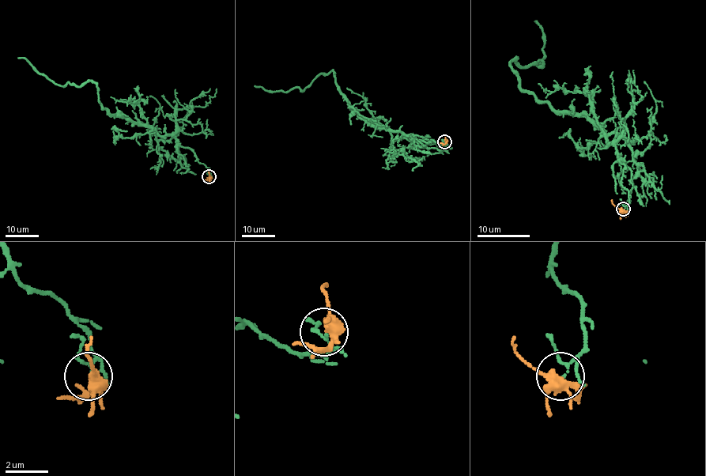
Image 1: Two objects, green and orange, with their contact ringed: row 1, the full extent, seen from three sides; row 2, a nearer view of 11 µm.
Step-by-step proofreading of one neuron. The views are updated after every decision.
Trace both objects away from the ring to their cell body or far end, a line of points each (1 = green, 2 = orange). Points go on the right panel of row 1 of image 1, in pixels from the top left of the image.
1: (624, 209), (624, 165), (600, 130), (521, 88), (511, 63), (544, 58), (535, 21)
2: (623, 209), (616, 207), (612, 199)

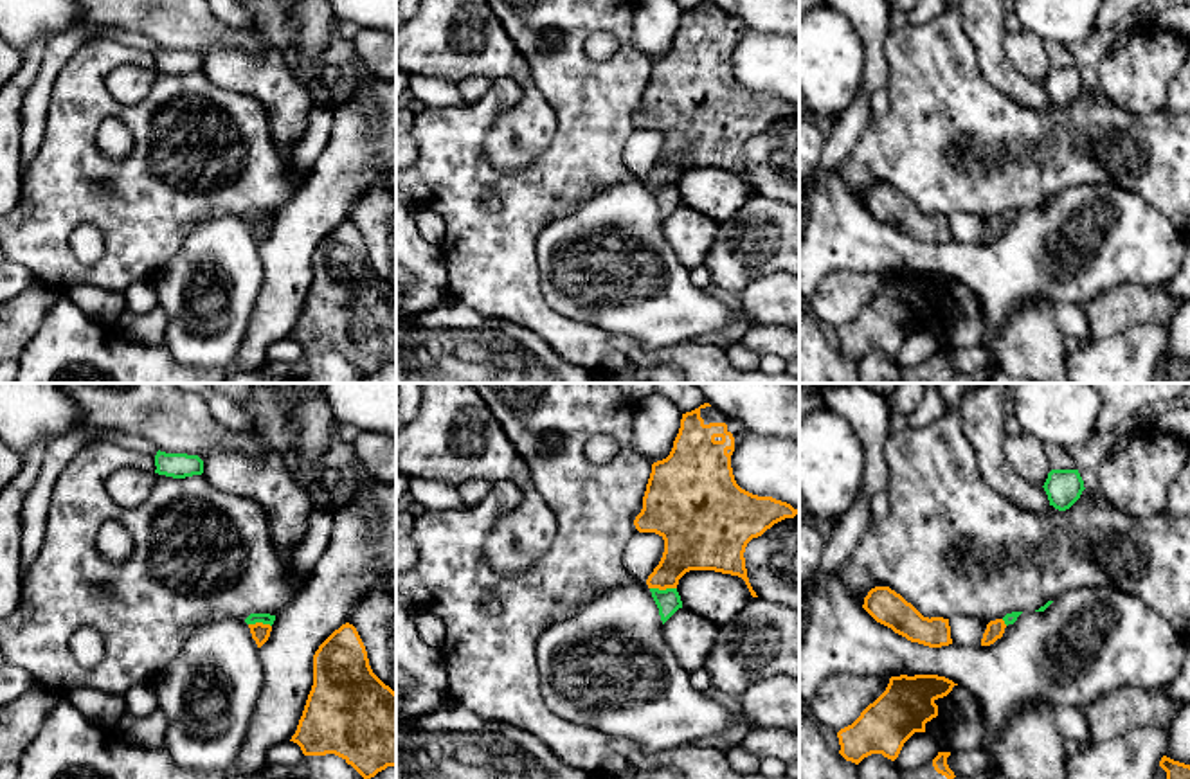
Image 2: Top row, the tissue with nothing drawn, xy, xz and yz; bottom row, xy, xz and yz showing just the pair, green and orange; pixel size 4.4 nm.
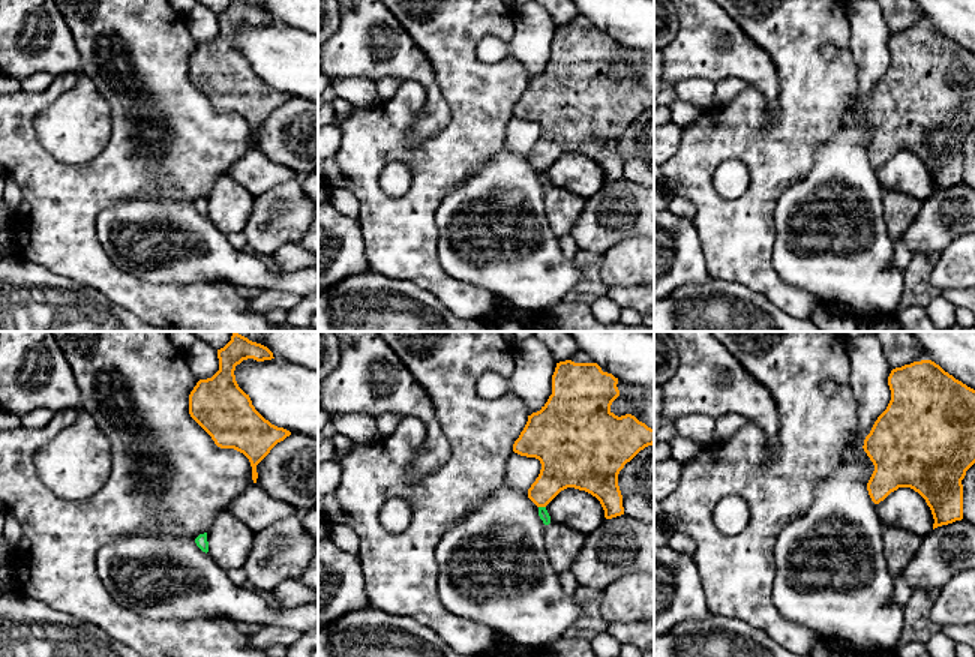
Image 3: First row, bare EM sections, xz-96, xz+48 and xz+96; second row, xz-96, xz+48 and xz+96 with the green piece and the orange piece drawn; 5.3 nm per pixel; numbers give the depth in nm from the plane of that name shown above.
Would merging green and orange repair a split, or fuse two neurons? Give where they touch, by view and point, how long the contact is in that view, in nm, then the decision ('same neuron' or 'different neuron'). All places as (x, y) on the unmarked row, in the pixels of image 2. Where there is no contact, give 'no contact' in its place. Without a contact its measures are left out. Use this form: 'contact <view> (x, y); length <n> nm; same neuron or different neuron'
contact xz (663, 188); length 120 nm; different neuron

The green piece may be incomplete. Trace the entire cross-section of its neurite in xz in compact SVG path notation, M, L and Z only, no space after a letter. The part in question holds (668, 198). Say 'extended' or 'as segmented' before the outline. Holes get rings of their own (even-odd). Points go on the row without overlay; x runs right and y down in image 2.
as segmented; M650 185L652 194L659 205L659 212L663 221L679 207L682 205L682 198L681 193L677 189L677 185L666 185L666 187L659 187L659 185Z

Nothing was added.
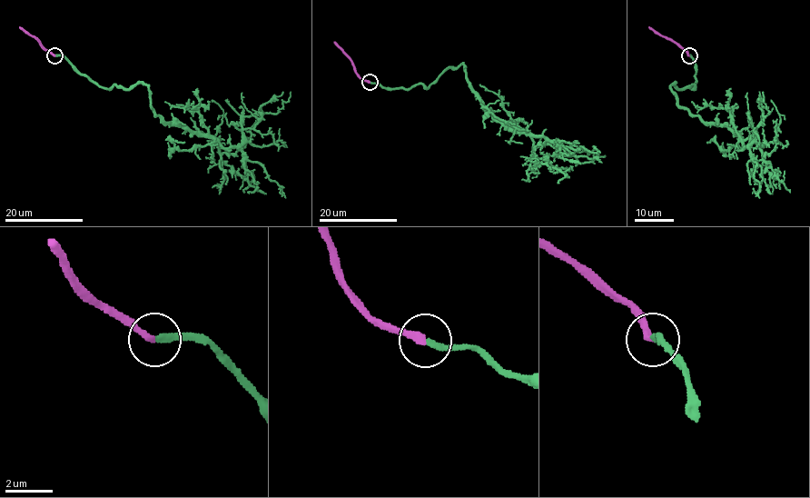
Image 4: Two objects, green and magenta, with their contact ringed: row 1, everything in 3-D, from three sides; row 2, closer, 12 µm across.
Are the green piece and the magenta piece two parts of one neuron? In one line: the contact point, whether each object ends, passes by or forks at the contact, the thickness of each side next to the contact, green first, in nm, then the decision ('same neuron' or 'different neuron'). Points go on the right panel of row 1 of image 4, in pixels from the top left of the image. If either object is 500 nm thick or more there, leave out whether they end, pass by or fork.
(689, 55) | green ends | magenta ends | 240/280 nm | same neuron

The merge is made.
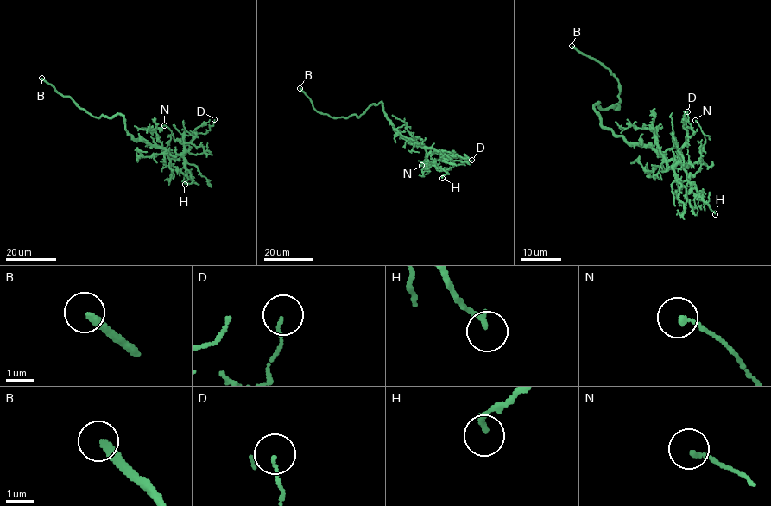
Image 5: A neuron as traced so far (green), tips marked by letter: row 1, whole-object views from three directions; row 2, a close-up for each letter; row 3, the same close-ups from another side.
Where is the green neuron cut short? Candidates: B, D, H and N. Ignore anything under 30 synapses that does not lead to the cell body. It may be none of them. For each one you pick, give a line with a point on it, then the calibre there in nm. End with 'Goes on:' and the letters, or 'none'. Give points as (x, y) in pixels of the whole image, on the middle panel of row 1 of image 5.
B: (300, 88) | 280 nm
Goes on: B

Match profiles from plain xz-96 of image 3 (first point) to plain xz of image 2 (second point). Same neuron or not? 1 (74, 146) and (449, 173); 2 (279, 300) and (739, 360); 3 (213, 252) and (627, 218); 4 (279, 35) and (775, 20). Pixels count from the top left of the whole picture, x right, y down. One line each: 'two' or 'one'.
1: two
2: two
3: one
4: two

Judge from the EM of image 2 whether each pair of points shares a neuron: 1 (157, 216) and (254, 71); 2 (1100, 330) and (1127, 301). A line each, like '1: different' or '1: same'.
1: different
2: same

